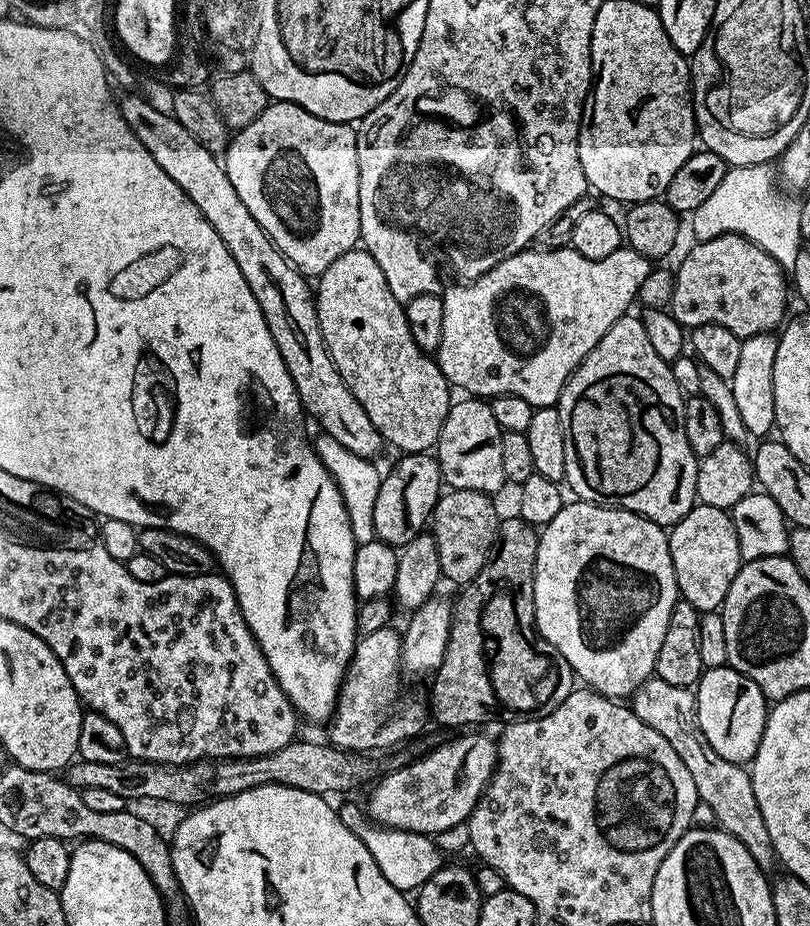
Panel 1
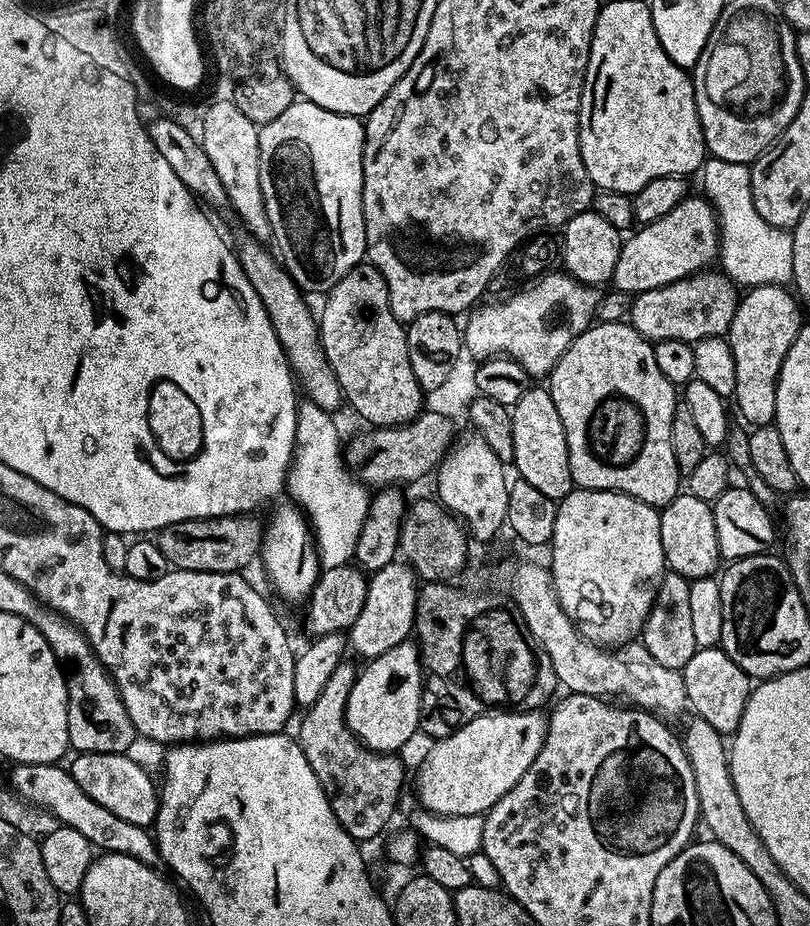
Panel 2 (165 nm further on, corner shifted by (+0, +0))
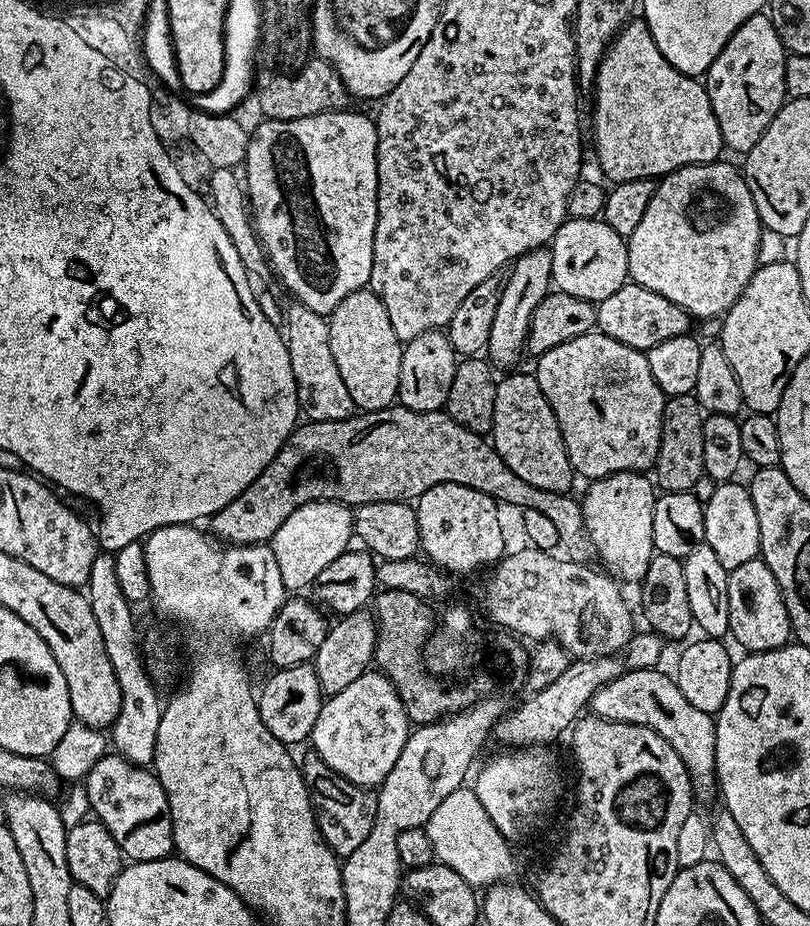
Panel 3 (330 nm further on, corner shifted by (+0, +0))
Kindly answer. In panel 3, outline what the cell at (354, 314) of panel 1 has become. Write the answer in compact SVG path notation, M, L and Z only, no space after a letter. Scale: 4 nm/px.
M368 286L346 294L346 298L342 298L342 302L338 302L338 306L328 316L328 325L334 363L338 365L338 374L342 374L342 382L346 382L346 390L350 390L350 398L356 403L357 409L360 412L377 412L393 407L400 395L404 344L398 334L394 334L394 326L390 326L390 314L386 314L386 306L382 306L378 294L374 294Z

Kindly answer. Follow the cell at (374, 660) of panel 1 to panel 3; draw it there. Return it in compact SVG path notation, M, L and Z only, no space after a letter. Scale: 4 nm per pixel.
M308 754L308 757L302 760L302 771L306 786L312 793L318 830L326 846L330 846L330 850L338 858L354 854L354 850L362 846L362 841L370 834L370 830L374 830L376 792L342 778L342 774L330 770L330 766L326 766L326 762L322 762L322 758L315 754Z

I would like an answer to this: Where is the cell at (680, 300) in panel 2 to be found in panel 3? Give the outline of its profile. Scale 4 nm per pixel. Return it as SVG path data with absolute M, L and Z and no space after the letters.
M626 283L610 298L602 298L596 304L596 328L605 332L614 342L622 342L631 348L637 348L647 354L658 342L666 342L666 338L678 338L689 335L693 317L678 302L670 302L670 298L662 298L654 290L646 290L641 284Z

